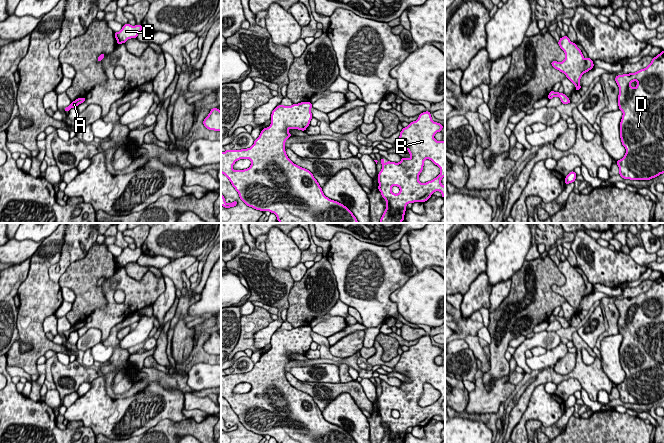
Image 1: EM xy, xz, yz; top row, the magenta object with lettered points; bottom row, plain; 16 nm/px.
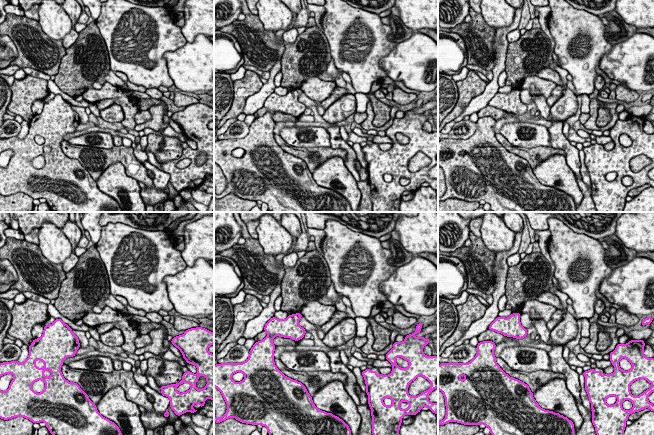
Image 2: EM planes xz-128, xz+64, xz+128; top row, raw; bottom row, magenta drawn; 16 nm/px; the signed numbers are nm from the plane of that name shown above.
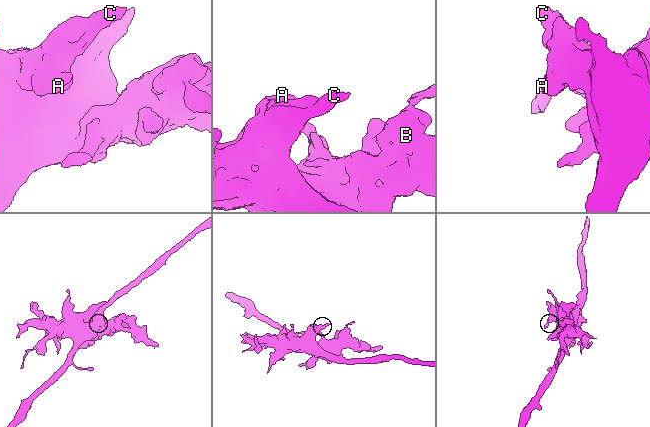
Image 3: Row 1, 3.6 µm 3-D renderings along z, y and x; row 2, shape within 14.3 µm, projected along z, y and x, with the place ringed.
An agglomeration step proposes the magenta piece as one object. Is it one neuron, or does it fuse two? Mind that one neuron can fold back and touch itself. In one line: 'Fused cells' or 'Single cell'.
Single cell

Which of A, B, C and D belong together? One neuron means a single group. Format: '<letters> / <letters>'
A B C D

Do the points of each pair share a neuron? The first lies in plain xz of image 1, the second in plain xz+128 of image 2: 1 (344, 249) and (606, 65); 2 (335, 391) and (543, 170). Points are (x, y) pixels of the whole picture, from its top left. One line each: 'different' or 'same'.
1: different
2: different

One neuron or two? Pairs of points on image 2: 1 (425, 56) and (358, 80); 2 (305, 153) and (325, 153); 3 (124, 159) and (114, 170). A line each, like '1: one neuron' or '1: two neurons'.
1: two neurons
2: one neuron
3: two neurons

